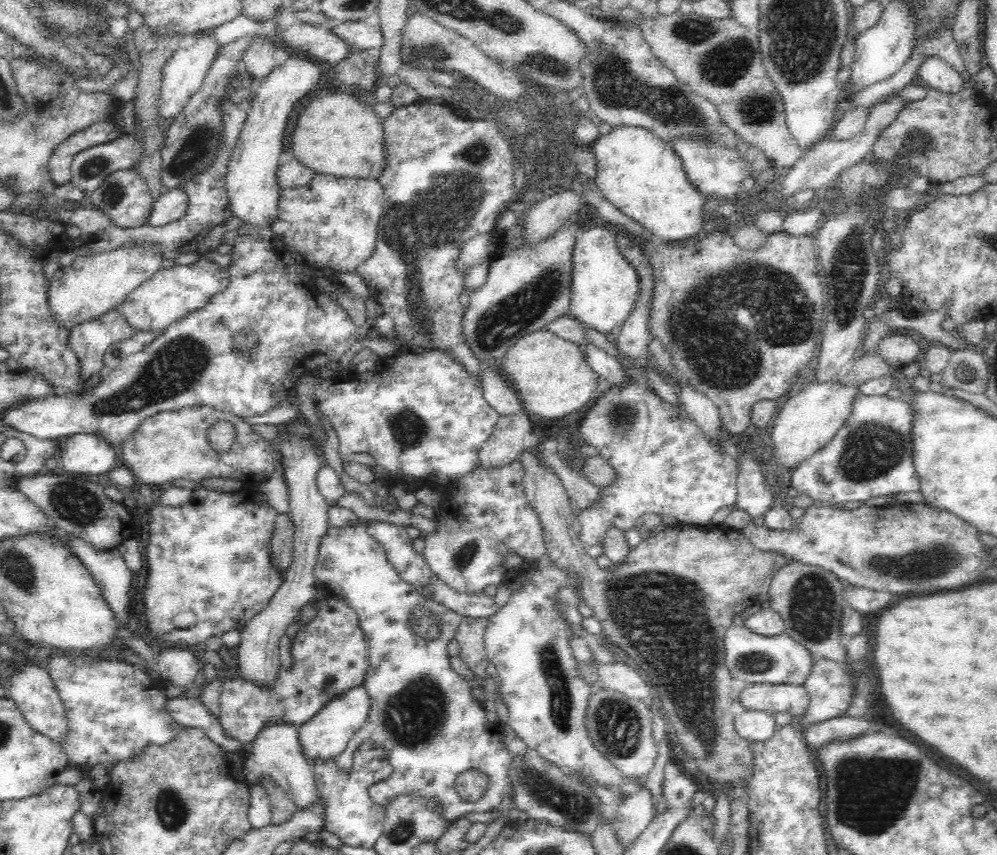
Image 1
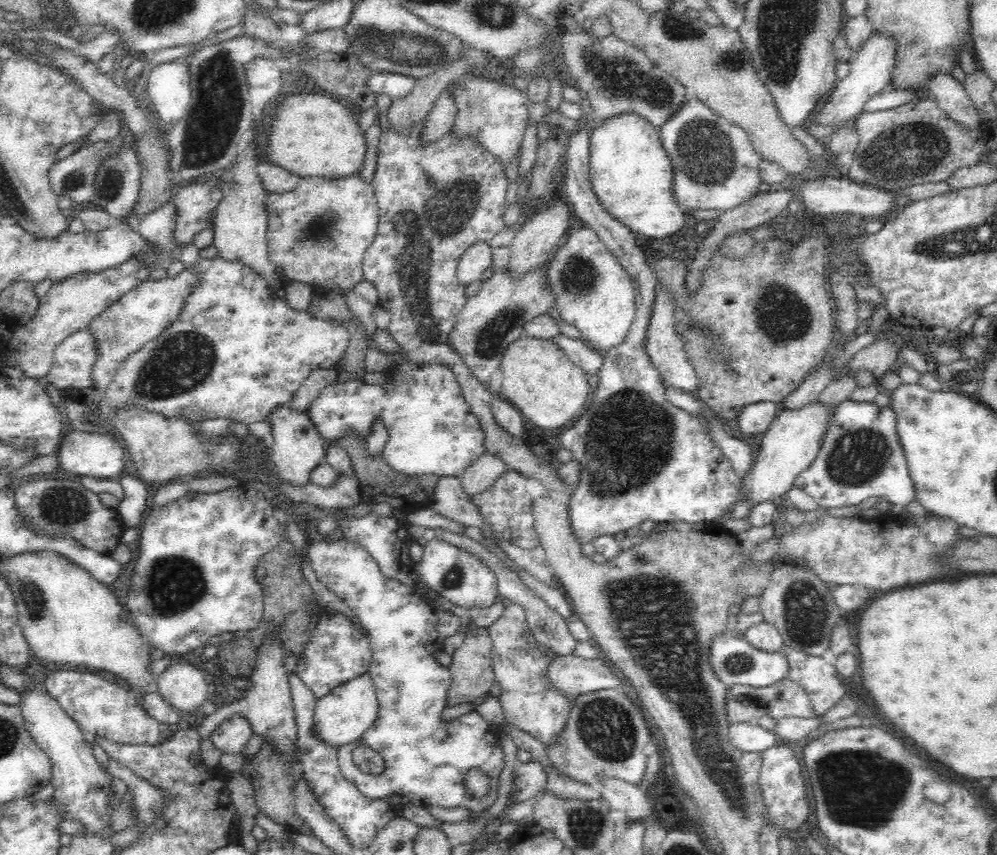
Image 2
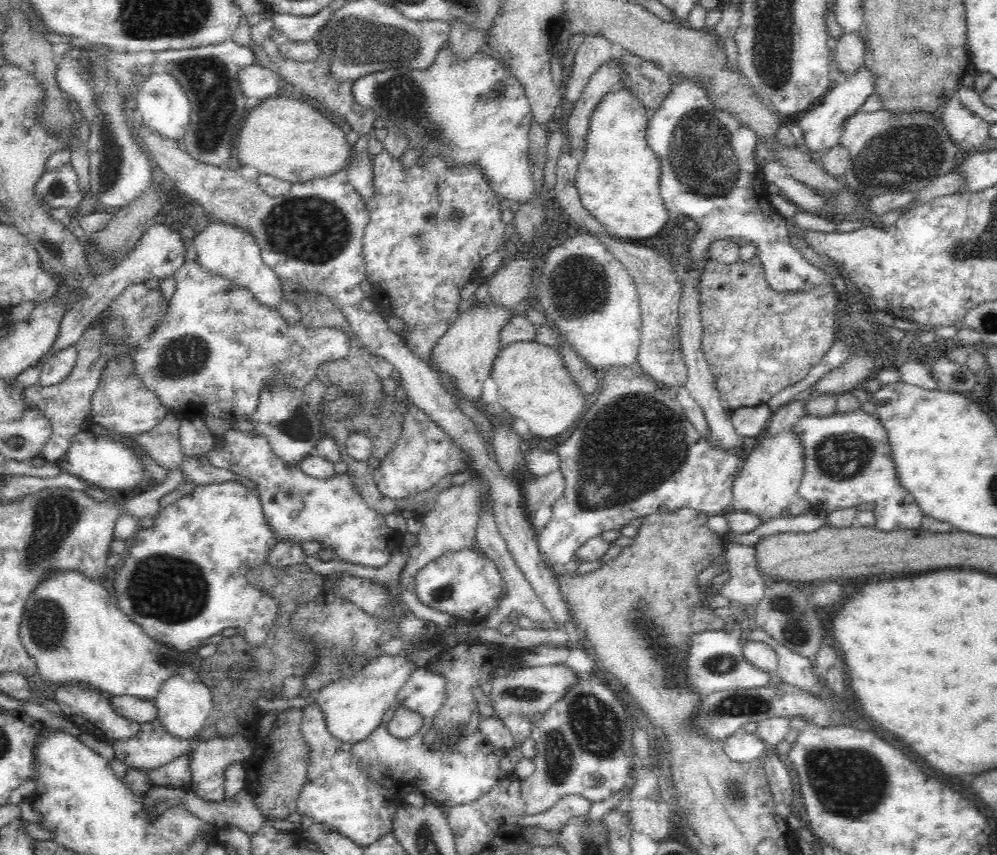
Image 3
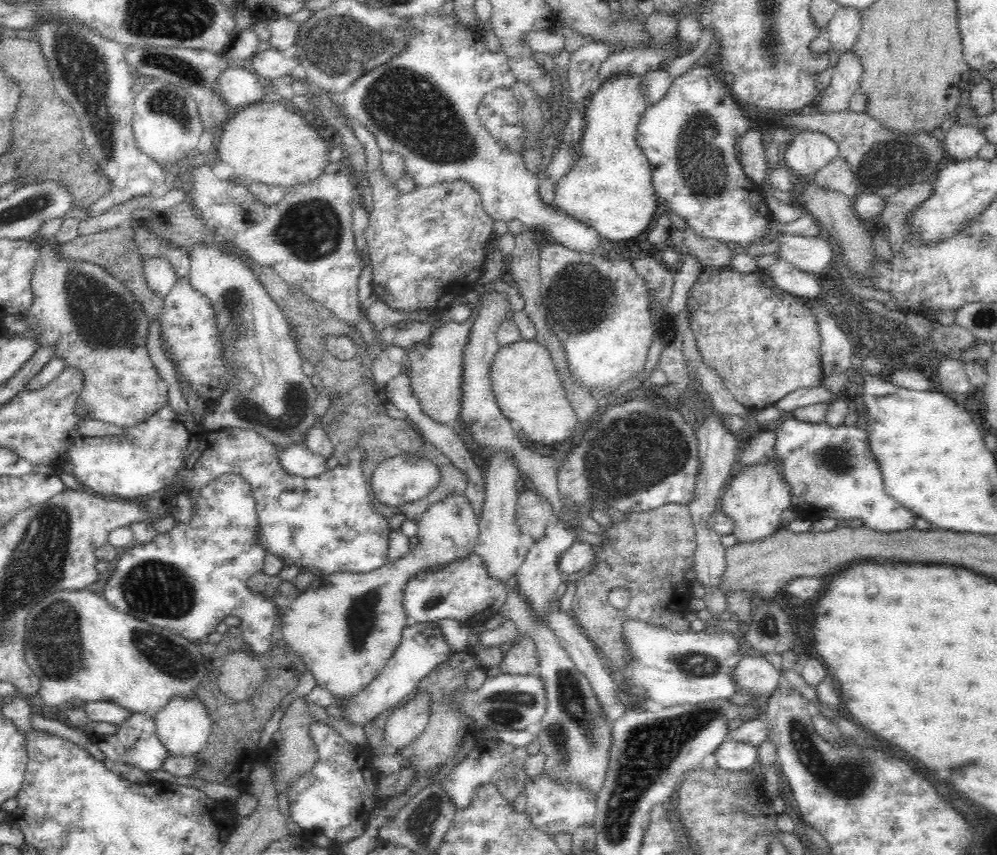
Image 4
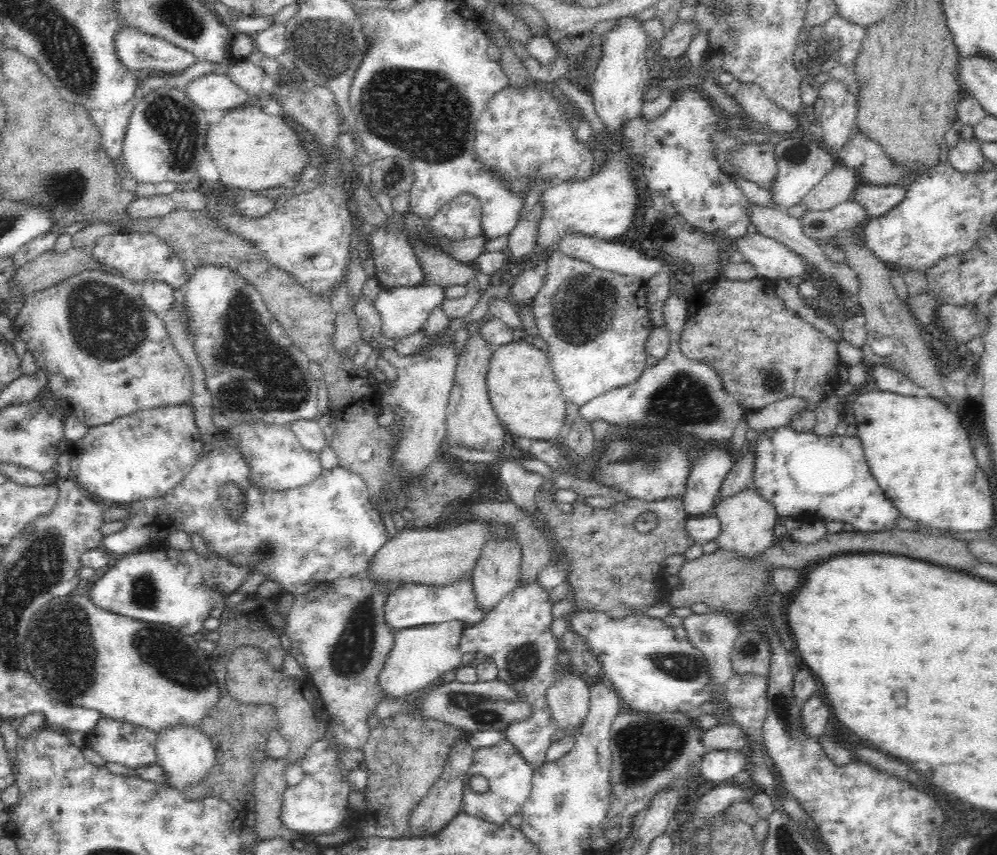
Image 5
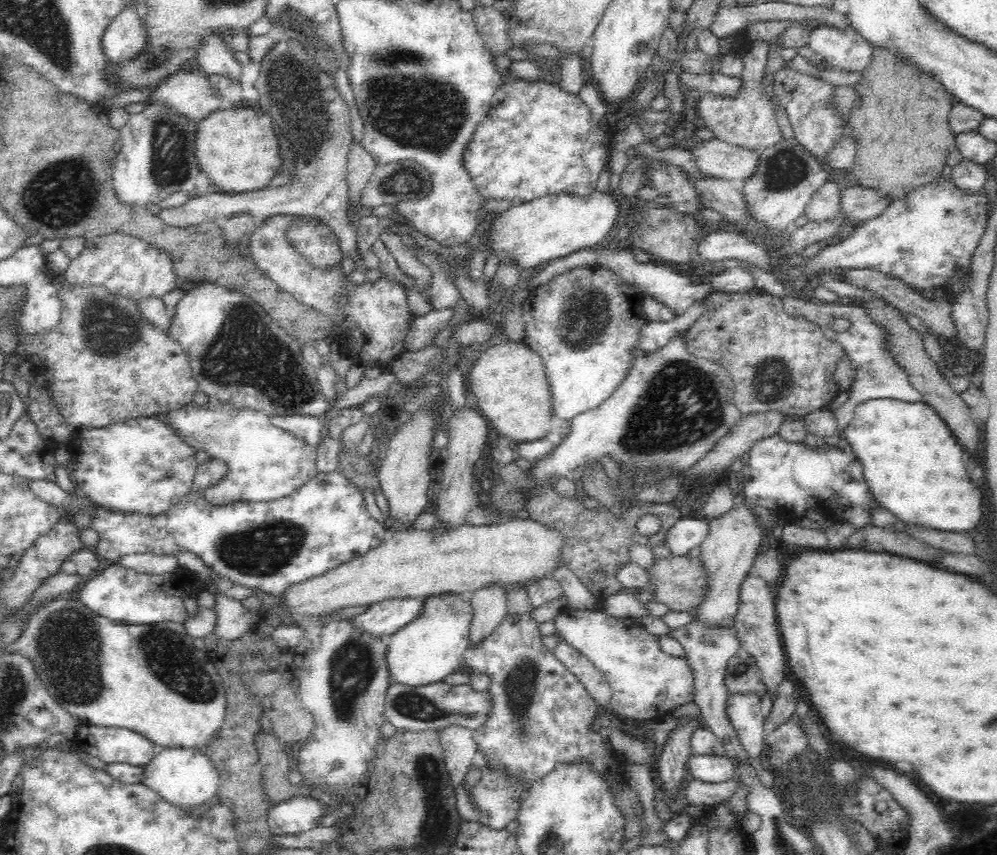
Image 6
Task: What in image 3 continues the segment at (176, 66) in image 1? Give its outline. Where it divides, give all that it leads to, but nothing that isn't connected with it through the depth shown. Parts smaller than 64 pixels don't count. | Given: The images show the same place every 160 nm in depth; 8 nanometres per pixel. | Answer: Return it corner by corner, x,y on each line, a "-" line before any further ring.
152,73
145,80
139,81
136,92
136,110
144,124
179,142
189,123
191,104
187,92
173,74

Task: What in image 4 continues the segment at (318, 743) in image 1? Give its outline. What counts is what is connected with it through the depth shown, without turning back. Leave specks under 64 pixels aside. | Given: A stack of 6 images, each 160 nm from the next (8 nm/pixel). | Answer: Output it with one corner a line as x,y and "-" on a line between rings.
435,621
410,623
402,630
402,640
394,654
386,661
378,676
366,685
366,688
354,694
344,693
344,696
335,696
342,710
342,718
339,719
350,726
366,727
379,715
392,711
402,698
411,696
418,689
419,683
436,665
445,661
450,652
450,647
446,644

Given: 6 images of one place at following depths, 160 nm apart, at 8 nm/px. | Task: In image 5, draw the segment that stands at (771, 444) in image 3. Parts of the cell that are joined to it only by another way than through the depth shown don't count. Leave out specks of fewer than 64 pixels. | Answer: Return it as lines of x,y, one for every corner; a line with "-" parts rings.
752,482
732,496
724,496
714,508
714,514
720,519
722,530
716,541
720,548
738,551
740,555
751,557
762,552
775,541
774,528
776,526
777,505
763,496

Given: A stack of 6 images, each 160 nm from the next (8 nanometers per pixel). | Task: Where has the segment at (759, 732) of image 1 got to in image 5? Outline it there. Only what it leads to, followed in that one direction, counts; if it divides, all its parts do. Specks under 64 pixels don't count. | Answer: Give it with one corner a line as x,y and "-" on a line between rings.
712,750
704,756
698,774
709,781
728,782
749,766
750,758
744,752

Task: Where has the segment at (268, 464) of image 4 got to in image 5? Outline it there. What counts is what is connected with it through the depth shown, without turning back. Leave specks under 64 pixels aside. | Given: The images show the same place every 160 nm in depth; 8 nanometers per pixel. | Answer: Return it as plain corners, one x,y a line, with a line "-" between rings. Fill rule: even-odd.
230,430
223,431
217,443
204,447
192,468
175,485
164,496
150,497
125,505
135,515
123,520
123,529
106,536
102,548
111,553
126,554
138,550
144,544
162,545
160,538
165,540
170,531
184,529
188,534
199,534
206,545
210,545
210,549
232,559
234,563
246,565
253,572
262,572
266,580
280,584
282,593
290,592
296,596
334,579
346,579
366,573
376,554
390,540
377,503
368,492
366,481
357,472
338,465
323,469
320,476
304,486
286,490
265,488
262,483
257,486
252,481
248,459
244,457
-
226,481
238,483
248,496
246,512
238,518
229,518
223,506
219,506
218,488
-
150,532
153,542
149,540

